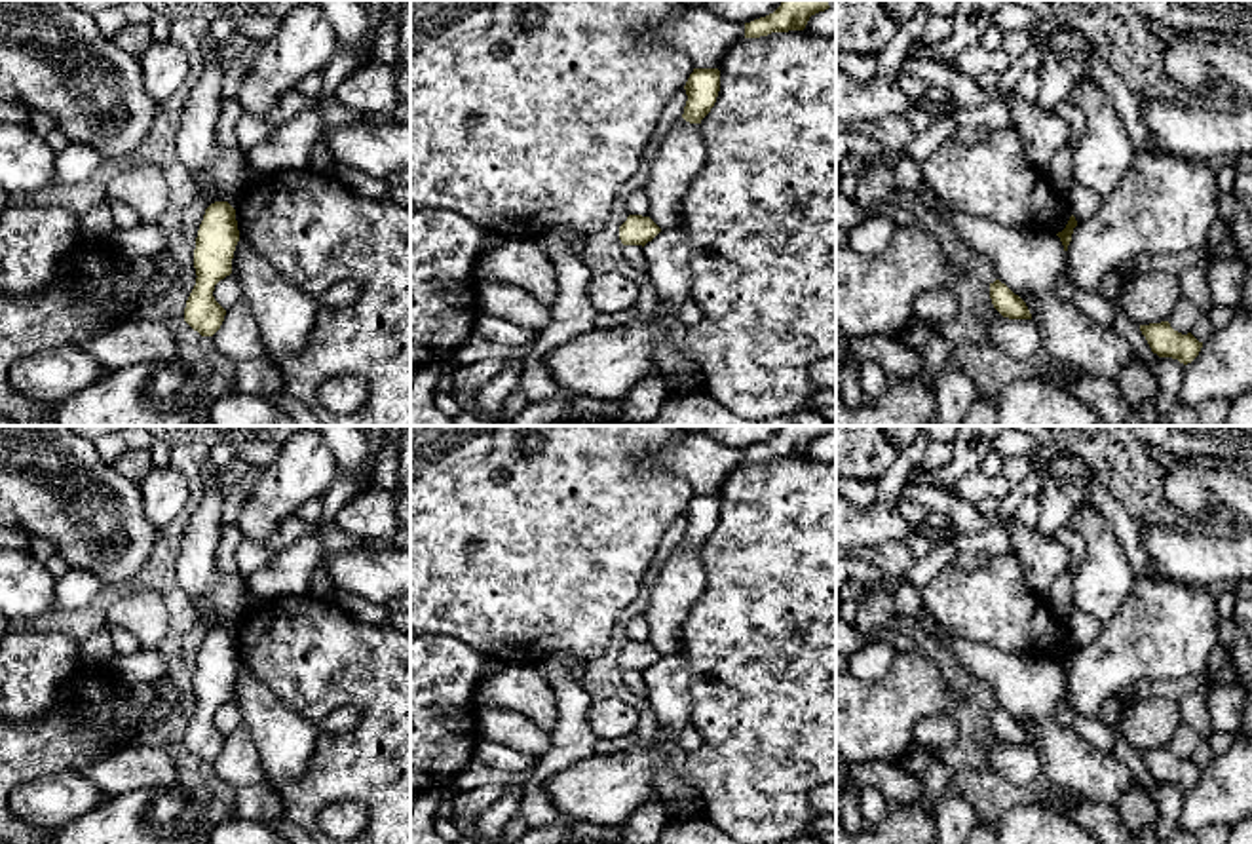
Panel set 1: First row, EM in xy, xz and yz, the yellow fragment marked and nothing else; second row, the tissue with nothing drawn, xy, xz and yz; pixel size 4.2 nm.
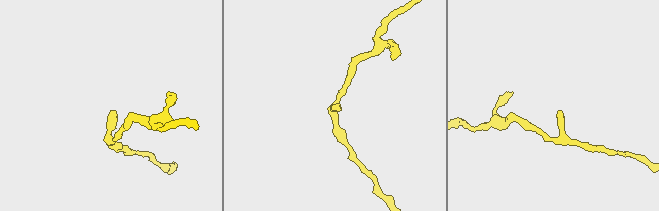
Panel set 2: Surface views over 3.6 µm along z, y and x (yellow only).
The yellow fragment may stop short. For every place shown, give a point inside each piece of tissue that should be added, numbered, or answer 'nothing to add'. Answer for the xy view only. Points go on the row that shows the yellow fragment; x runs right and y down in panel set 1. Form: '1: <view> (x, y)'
nothing to add

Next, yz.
nothing to add

